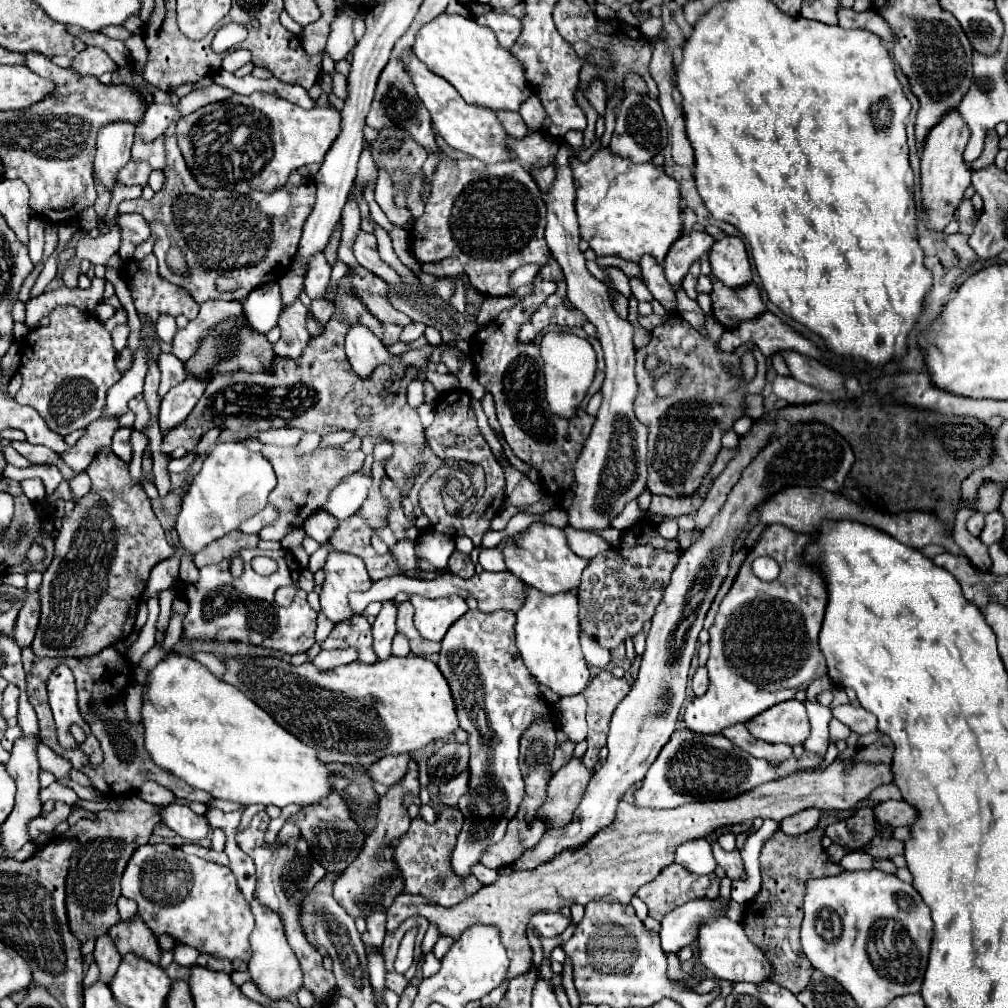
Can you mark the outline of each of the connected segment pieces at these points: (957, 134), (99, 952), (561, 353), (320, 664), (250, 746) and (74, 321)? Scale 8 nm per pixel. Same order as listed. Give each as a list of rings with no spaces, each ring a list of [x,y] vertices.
[[[949,112],[949,116],[929,132],[929,140],[925,140],[925,152],[921,152],[921,198],[929,216],[929,228],[933,230],[941,230],[953,220],[963,192],[971,184],[971,168],[963,160],[967,142],[969,128],[965,128],[965,120],[961,120],[959,112]]]
[[[105,932],[105,936],[101,936],[101,938],[97,938],[93,958],[101,968],[99,980],[109,982],[113,972],[117,970],[117,964],[121,962],[121,954],[117,952],[117,944],[113,944],[113,938],[109,936],[109,932]]]
[[[547,332],[539,342],[543,372],[545,372],[545,400],[549,404],[549,412],[561,418],[575,418],[577,408],[583,402],[597,368],[597,358],[593,346],[571,332]]]
[[[345,648],[345,650],[321,650],[315,658],[313,664],[317,666],[317,670],[333,670],[341,664],[351,664],[357,660],[357,652],[353,648]]]
[[[171,652],[161,660],[147,676],[141,722],[145,728],[145,750],[153,762],[189,786],[209,792],[213,798],[237,802],[237,804],[275,804],[279,808],[287,804],[309,806],[319,798],[333,792],[327,776],[329,770],[317,760],[317,752],[281,728],[265,710],[249,700],[235,686],[219,680],[201,662]]]
[[[57,306],[49,314],[49,320],[51,320],[49,326],[33,328],[23,342],[21,368],[19,368],[23,384],[15,396],[15,402],[35,408],[53,432],[65,436],[77,428],[87,428],[101,416],[105,394],[121,378],[121,372],[115,368],[117,352],[113,350],[111,334],[101,326],[101,322],[93,314],[81,312],[75,306]]]

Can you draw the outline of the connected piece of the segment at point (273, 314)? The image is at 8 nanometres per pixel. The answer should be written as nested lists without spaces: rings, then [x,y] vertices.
[[[277,282],[261,284],[255,288],[247,300],[243,302],[243,312],[251,324],[261,334],[267,334],[273,326],[277,326],[277,316],[281,312],[281,288]]]

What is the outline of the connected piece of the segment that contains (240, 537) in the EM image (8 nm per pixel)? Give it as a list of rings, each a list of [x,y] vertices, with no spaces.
[[[229,532],[225,538],[219,538],[207,546],[207,558],[195,558],[195,566],[207,566],[217,564],[225,558],[233,560],[237,558],[237,552],[241,548],[257,548],[259,536],[257,534],[243,534],[243,532]]]

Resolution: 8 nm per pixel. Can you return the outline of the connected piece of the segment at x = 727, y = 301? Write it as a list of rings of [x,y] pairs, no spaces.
[[[715,276],[709,278],[713,284],[713,314],[725,328],[735,328],[741,320],[755,318],[757,314],[765,312],[765,304],[753,282],[743,288],[729,288],[723,286]]]

